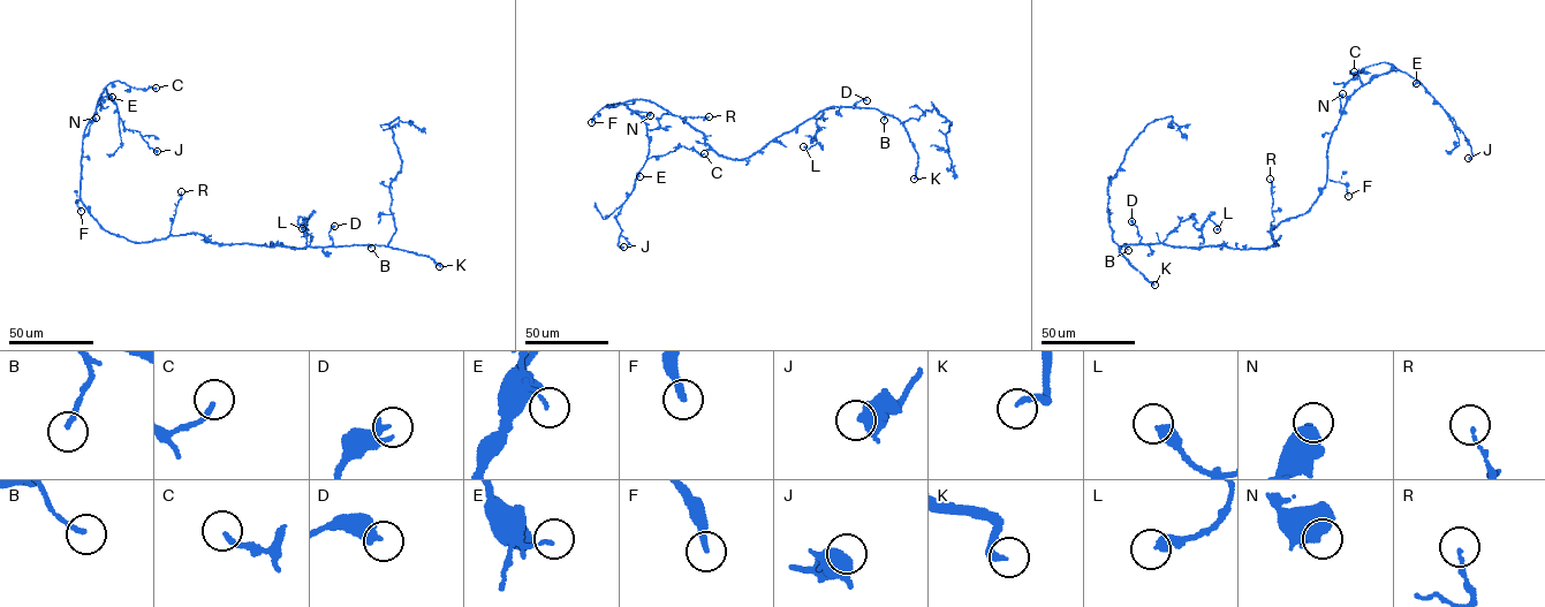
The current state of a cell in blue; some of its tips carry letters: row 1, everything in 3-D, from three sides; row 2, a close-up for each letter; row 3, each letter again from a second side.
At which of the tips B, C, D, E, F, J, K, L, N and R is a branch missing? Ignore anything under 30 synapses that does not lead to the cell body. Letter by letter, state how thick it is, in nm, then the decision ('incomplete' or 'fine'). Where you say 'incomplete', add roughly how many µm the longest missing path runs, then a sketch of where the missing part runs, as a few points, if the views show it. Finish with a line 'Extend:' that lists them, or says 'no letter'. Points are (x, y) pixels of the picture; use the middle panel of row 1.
B: 160 nm thick; fine
C: 180 nm thick; fine
D: 360 nm thick; fine
E: 110 nm thick; fine
F: 240 nm thick; fine
J: 400 nm thick; fine
K: 190 nm thick; fine
L: 400 nm thick; fine
N: 480 nm thick; fine
R: 100 nm thick; fine
Extend: no letter

